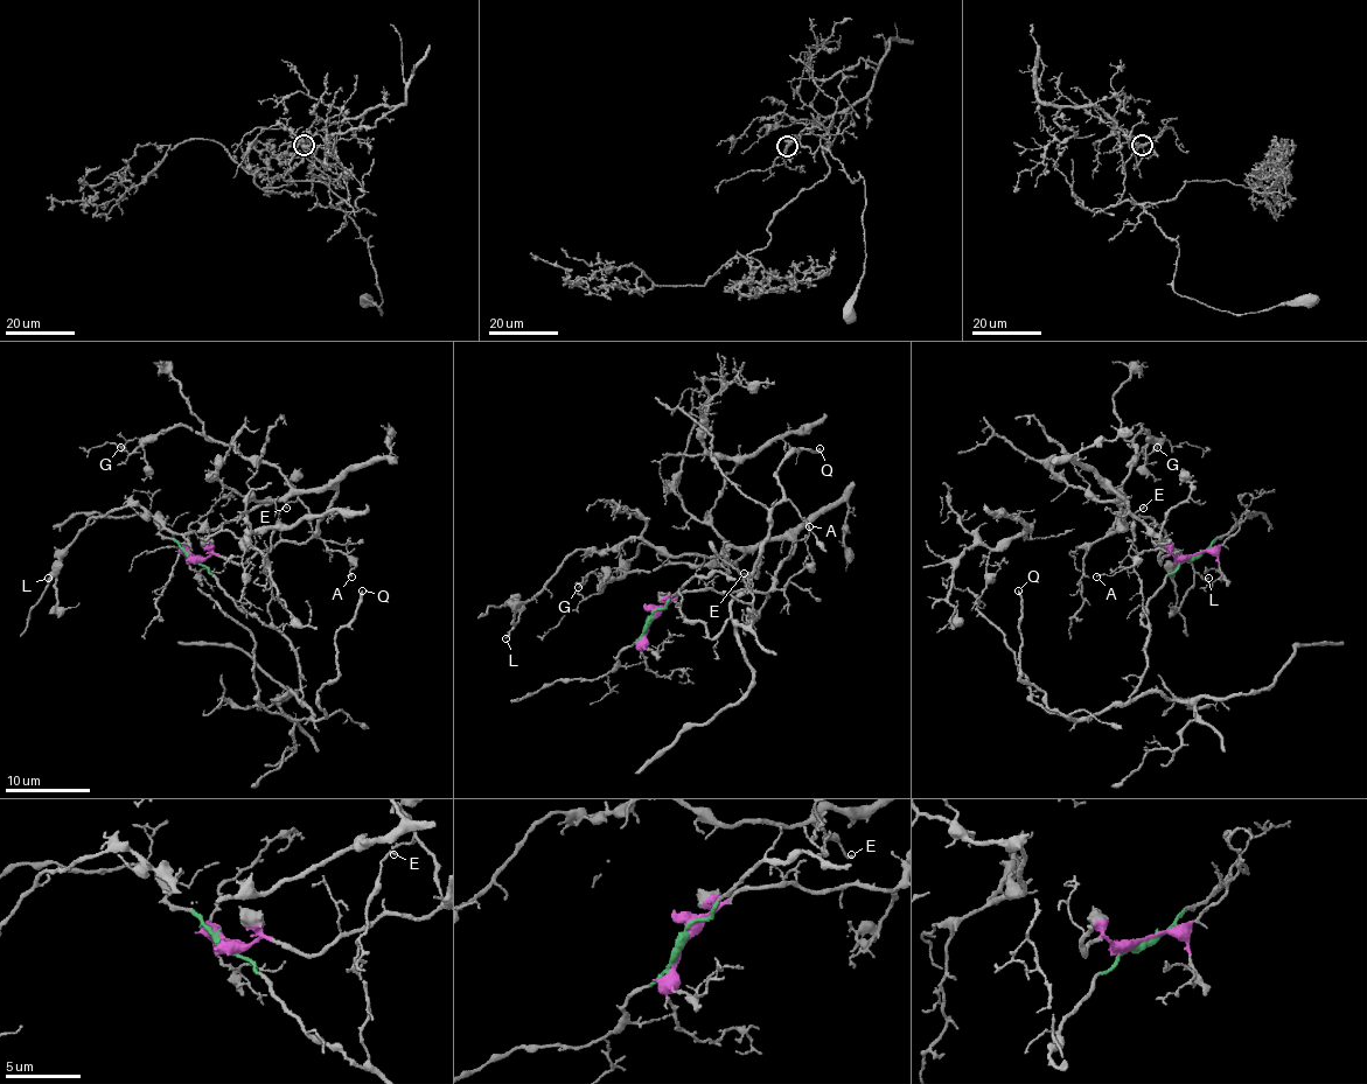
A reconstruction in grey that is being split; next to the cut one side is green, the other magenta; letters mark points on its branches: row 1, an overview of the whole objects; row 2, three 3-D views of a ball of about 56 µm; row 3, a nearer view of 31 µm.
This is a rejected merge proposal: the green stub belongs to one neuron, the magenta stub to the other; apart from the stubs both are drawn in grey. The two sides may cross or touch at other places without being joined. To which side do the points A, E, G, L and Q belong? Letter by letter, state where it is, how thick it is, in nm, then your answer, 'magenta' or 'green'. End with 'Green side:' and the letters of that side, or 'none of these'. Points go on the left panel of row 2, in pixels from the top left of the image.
A: (351, 577) | 130 nm | magenta
E: (286, 508) | 170 nm | green
G: (120, 447) | 180 nm | magenta
L: (48, 578) | 150 nm | magenta
Q: (362, 591) | 240 nm | green
Green side: E, Q

